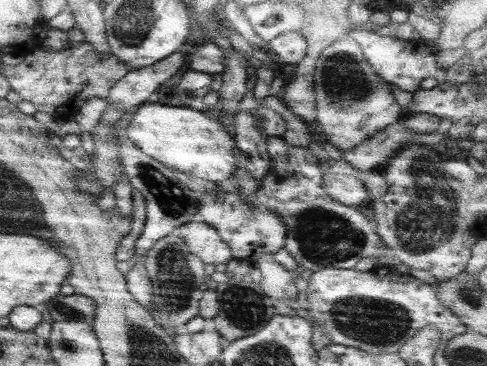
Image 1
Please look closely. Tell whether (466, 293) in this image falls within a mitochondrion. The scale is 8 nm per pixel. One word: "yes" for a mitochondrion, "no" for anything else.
yes

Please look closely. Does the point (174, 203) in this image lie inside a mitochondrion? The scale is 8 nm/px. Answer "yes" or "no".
yes

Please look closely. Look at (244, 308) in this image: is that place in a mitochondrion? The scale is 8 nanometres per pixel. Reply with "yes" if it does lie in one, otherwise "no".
yes

